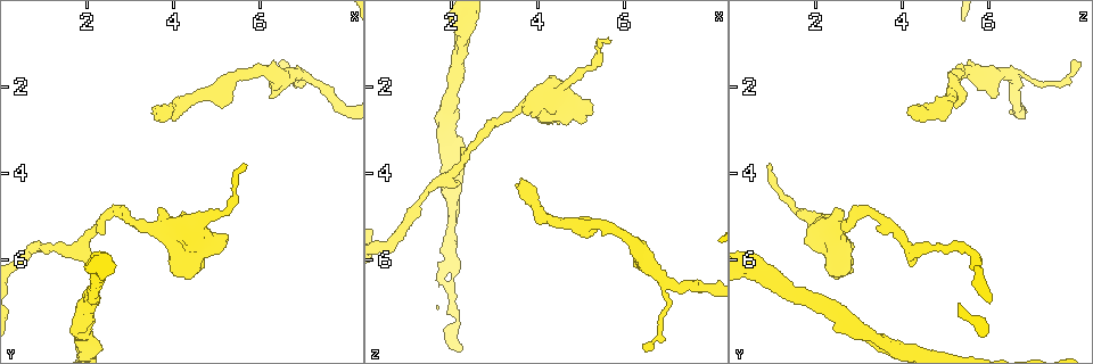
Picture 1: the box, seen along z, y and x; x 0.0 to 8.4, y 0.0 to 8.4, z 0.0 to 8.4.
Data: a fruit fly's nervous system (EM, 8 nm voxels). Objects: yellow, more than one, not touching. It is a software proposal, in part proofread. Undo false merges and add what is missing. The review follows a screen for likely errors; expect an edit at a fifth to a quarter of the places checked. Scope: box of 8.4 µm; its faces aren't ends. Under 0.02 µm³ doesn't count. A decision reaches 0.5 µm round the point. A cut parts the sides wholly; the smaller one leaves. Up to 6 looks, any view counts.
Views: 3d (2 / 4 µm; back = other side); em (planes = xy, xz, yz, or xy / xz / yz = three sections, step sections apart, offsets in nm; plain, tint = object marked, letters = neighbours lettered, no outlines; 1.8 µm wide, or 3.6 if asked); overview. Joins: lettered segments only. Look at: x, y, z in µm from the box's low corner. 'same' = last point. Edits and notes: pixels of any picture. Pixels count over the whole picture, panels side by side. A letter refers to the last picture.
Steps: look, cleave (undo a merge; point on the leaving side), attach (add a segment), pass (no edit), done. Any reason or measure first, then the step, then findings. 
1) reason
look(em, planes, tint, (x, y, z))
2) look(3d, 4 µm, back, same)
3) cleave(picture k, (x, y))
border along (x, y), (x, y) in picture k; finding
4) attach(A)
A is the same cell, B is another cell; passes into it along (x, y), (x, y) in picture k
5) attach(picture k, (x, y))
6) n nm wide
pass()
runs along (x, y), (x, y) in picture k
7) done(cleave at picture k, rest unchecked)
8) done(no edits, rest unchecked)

look(em, planes, letters, (3.65, 2.60, 4.10))

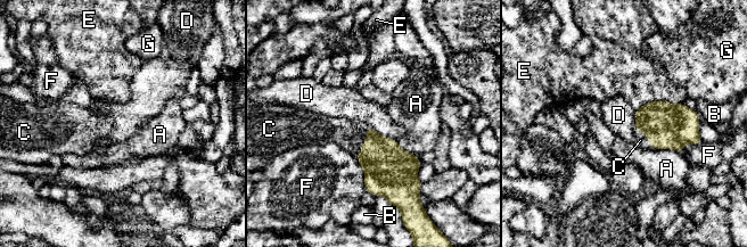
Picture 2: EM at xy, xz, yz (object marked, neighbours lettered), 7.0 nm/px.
F touches over 260 nm
attach(C)
C is the same cell, A, B, D, E, F and G are other cells; passes into it along (388, 169), (366, 141), (350, 136) in picture 2; the neuron continues

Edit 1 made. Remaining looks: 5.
stops while still wide
look(em, 3.6 µm, planes, letters, (5.30, 5.40, 2.65))

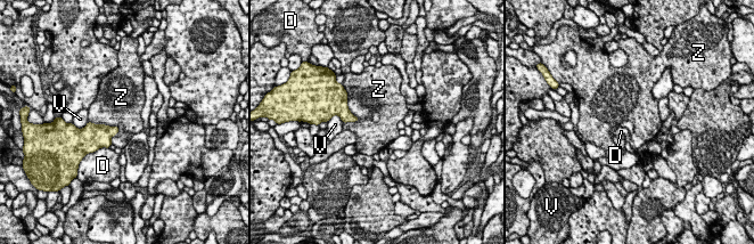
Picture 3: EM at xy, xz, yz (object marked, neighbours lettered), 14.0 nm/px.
pass()
D, V and Z are other cells; border along (347, 96), (358, 119), (343, 123) in picture 3; none of them fits

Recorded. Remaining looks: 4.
look(3d, 4 µm, back, (2.10, 6.10, 4.15))

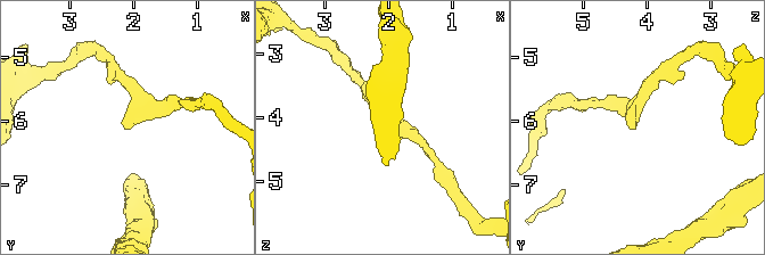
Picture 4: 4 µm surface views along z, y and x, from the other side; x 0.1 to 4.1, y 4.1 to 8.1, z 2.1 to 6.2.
arms of 190, 220 nm; shape alone is not enough
look(em, planes, plain, (2.15, 6.10, 4.20))

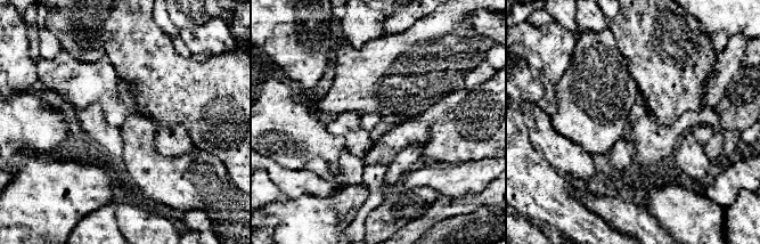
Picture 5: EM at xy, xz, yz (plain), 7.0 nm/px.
look(em, planes, letters, same)

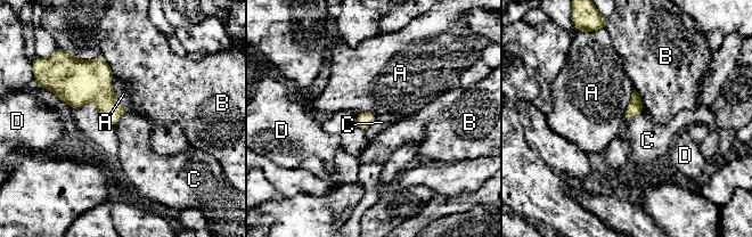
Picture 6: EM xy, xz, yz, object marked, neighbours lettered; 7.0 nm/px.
pass()
A, B, C and D are other cells; border along (642, 113), (631, 117), (626, 123) in picture 6; none of them fits

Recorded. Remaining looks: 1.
done(attach at picture 2, rest unchecked)

